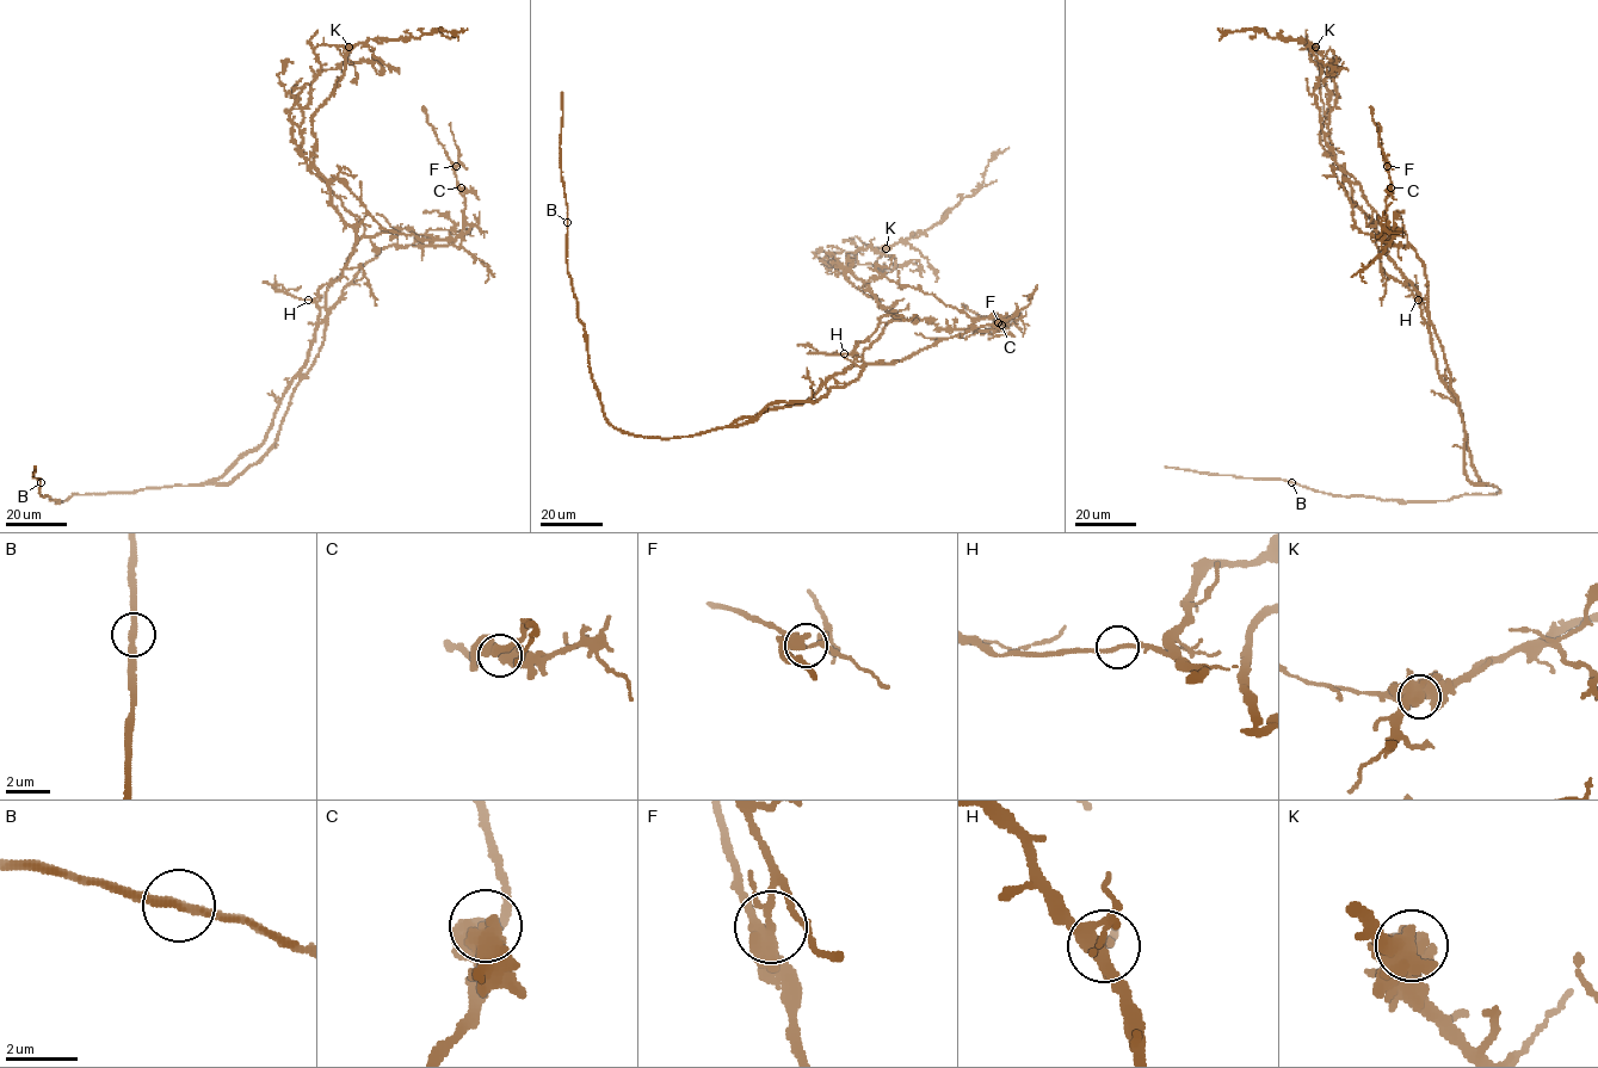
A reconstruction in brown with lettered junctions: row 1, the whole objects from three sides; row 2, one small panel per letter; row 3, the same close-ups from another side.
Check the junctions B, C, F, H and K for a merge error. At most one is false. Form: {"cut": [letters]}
{"cut": []}

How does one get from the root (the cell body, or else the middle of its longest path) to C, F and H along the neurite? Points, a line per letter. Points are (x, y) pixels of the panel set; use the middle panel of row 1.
C: (820, 388), (852, 365), (901, 360), (943, 339), (960, 337), (975, 320), (998, 318), (1006, 321), (1001, 325)
F: (820, 388), (852, 365), (901, 360), (943, 339), (960, 337), (975, 320), (1006, 321), (998, 326), (998, 322)
H: (820, 388), (831, 376), (852, 365), (857, 358), (844, 353)

